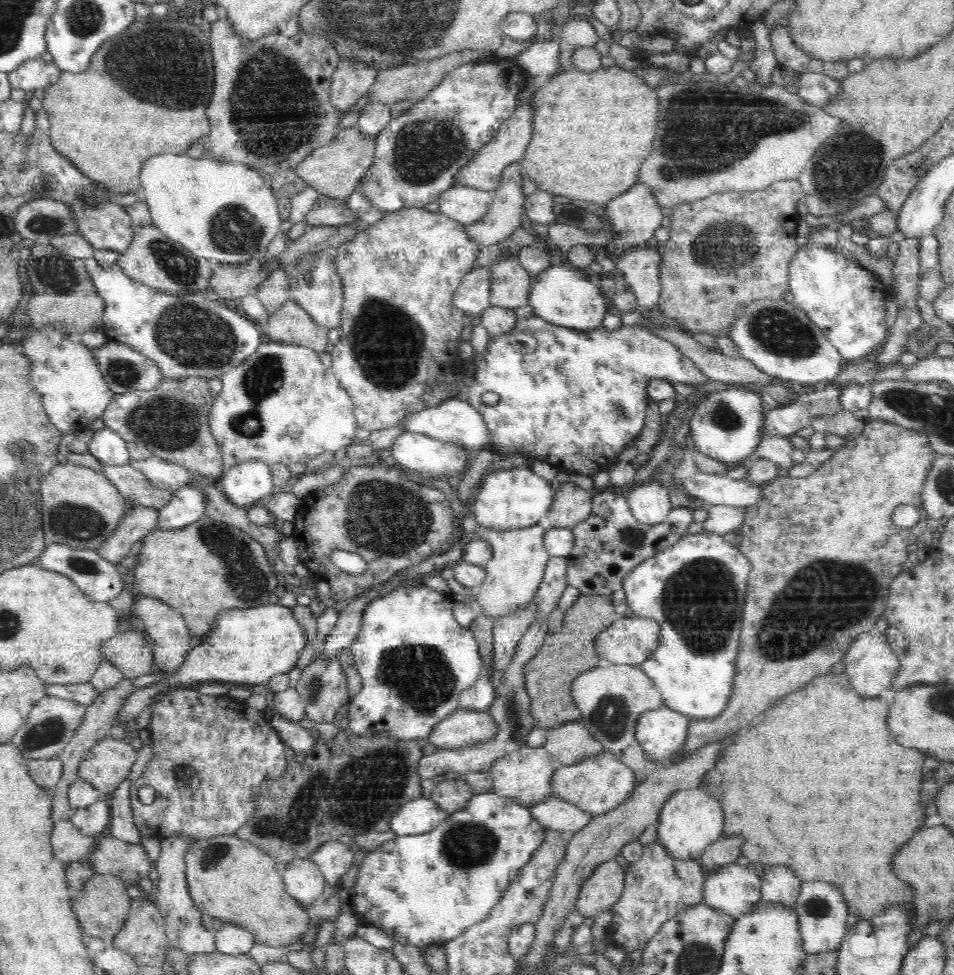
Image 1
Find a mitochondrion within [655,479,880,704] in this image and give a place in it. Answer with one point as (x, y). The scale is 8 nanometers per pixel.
(700, 601)

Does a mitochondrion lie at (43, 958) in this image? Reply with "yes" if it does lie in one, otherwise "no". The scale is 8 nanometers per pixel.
no

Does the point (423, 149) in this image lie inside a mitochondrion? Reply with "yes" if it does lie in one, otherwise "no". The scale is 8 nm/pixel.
yes

